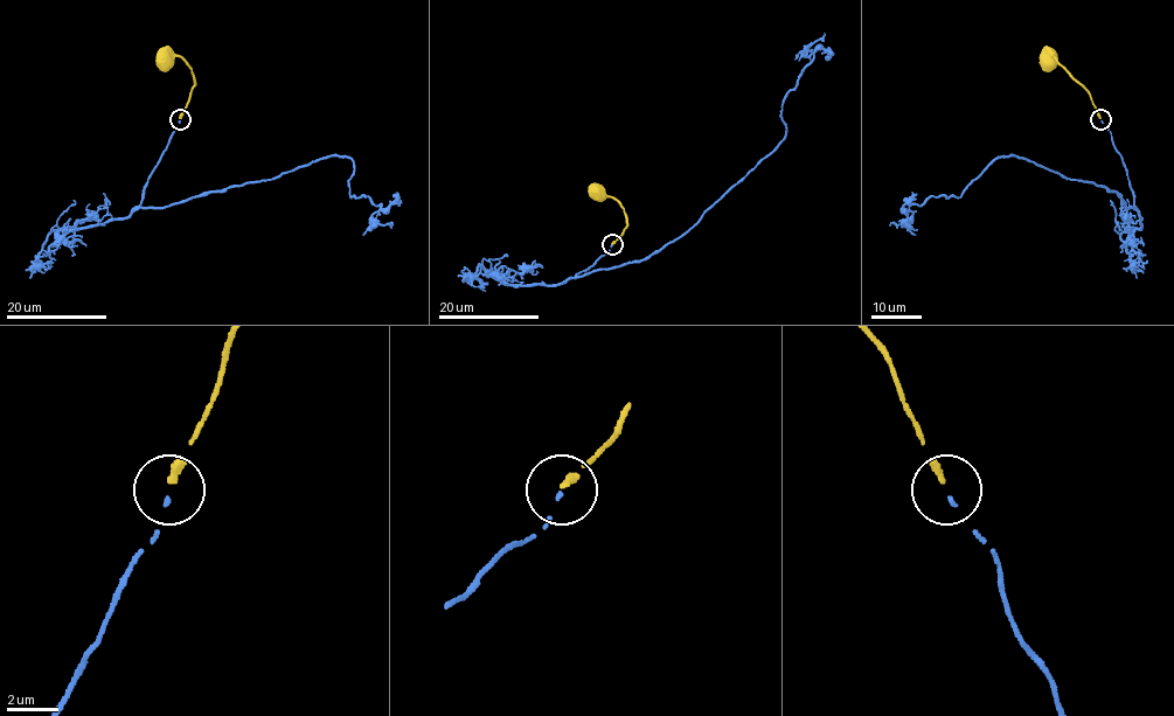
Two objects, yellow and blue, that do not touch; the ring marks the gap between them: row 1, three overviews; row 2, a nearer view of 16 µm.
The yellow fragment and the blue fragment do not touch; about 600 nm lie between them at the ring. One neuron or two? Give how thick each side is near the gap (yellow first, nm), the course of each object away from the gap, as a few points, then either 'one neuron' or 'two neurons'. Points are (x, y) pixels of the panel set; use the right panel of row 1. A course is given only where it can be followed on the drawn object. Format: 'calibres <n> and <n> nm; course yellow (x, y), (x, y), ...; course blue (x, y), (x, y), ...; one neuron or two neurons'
calibres 260 and 120 nm; course yellow (1100, 118), (1090, 92), (1053, 56), (1047, 62); course blue (1100, 120), (1127, 171), (1133, 207), (1100, 186), (1007, 155), (960, 195), (911, 204), (904, 221), (889, 226); one neuron

